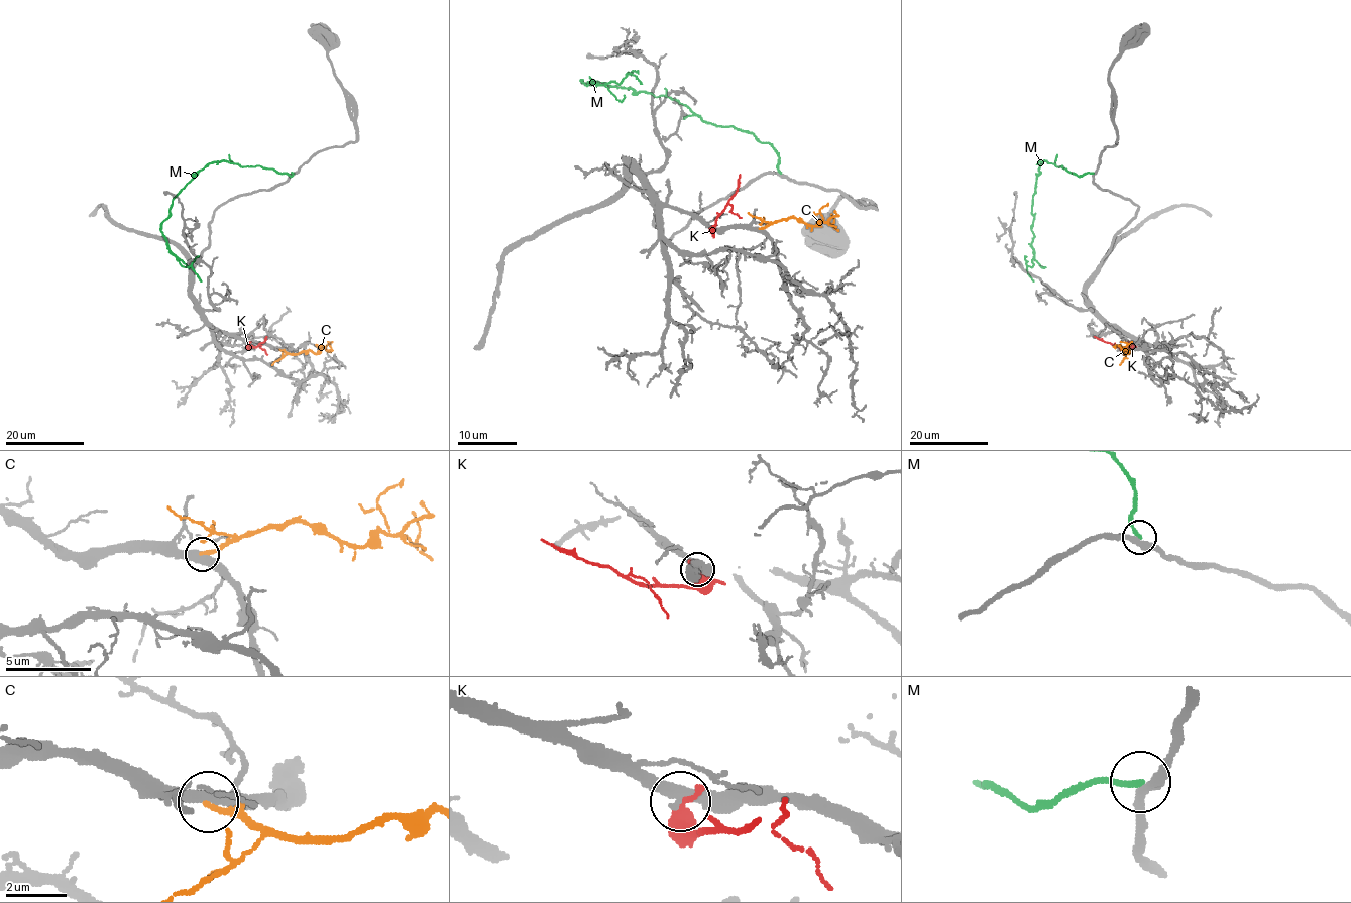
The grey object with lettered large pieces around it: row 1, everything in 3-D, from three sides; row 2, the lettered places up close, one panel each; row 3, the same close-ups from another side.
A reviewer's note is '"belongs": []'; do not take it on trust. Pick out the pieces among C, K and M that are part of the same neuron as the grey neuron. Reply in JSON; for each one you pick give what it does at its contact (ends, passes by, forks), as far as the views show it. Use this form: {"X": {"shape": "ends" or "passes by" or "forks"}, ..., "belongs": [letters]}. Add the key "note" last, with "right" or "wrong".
{"C": {"shape": "ends"}, "belongs": ["C"], "note": "wrong"}

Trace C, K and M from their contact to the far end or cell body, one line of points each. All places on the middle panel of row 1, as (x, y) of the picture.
C: (760, 228), (789, 218), (799, 218), (816, 225), (820, 221), (832, 224), (830, 214)
K: (711, 228), (738, 187), (740, 174)
M: (781, 173), (776, 151), (748, 131), (707, 124), (664, 96), (580, 81), (618, 84), (629, 74), (642, 84)

